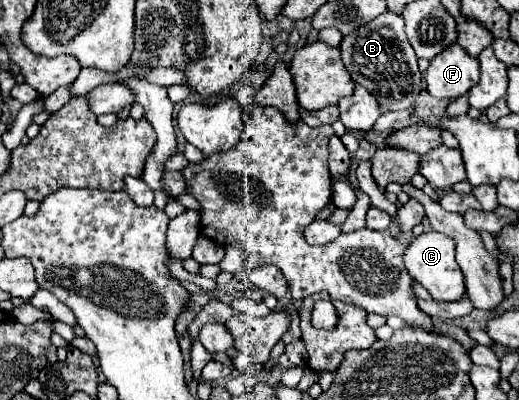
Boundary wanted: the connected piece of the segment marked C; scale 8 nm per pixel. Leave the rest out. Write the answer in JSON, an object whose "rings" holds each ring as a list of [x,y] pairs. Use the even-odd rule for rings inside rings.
{"rings":[[[424,232],[408,244],[404,254],[404,264],[408,272],[414,276],[414,280],[418,280],[418,284],[422,284],[434,300],[462,300],[466,292],[464,274],[454,254],[456,254],[454,240],[450,240],[440,232]]]}

